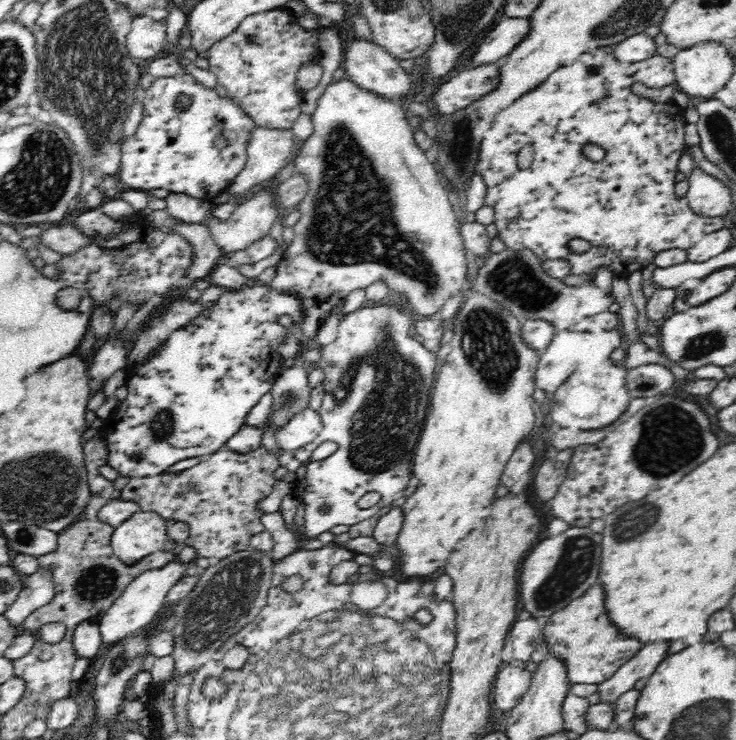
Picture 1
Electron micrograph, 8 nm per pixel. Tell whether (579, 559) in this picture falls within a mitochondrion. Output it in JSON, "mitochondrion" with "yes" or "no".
{"mitochondrion":"yes"}

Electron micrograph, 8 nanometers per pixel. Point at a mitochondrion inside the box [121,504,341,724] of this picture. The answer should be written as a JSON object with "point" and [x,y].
{"point":[227,598]}

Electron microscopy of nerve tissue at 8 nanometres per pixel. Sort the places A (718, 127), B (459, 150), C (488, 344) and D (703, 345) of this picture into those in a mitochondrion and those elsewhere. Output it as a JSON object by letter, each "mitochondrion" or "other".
{"A":"mitochondrion","B":"mitochondrion","C":"mitochondrion","D":"mitochondrion"}

